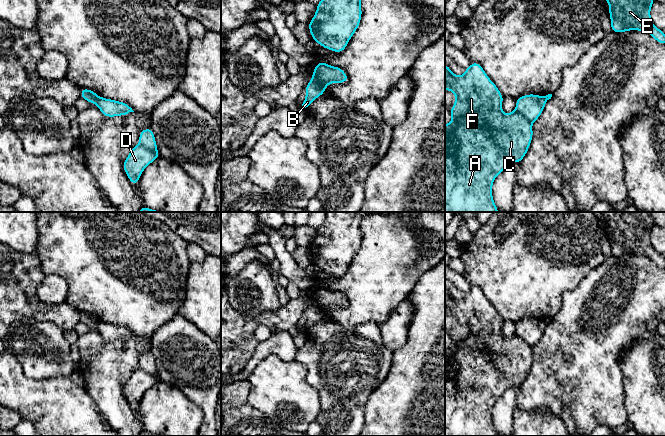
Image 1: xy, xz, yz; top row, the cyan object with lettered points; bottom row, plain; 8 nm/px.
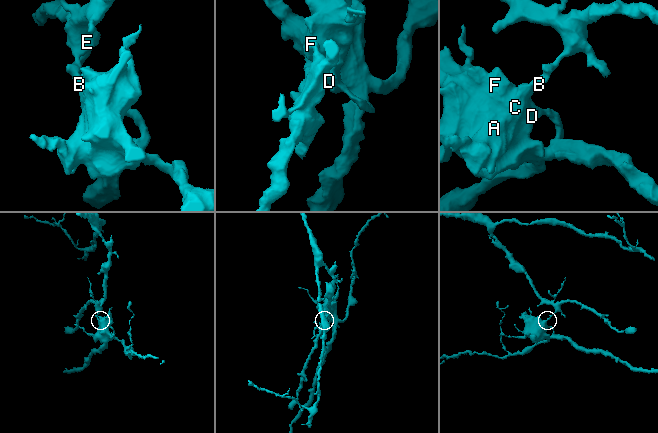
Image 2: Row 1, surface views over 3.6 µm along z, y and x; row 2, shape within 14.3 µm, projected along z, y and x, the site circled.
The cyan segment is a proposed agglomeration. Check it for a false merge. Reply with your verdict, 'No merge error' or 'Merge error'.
Merge error

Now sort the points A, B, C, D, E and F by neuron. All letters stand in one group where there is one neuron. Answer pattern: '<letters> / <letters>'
A C D F / B E

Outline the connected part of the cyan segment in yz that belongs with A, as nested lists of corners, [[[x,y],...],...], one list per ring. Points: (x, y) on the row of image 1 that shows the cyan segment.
[[[476,62],[462,76],[454,75],[445,64],[445,90],[451,90],[456,98],[449,110],[452,122],[445,124],[445,212],[499,212],[492,196],[493,182],[507,164],[520,164],[526,155],[533,137],[532,123],[540,117],[547,99],[536,94],[523,95],[516,99],[516,109],[504,114],[501,109],[504,96]]]

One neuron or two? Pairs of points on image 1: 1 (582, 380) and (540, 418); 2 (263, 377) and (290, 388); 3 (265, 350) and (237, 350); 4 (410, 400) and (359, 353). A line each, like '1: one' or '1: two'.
1: two
2: one
3: two
4: two

